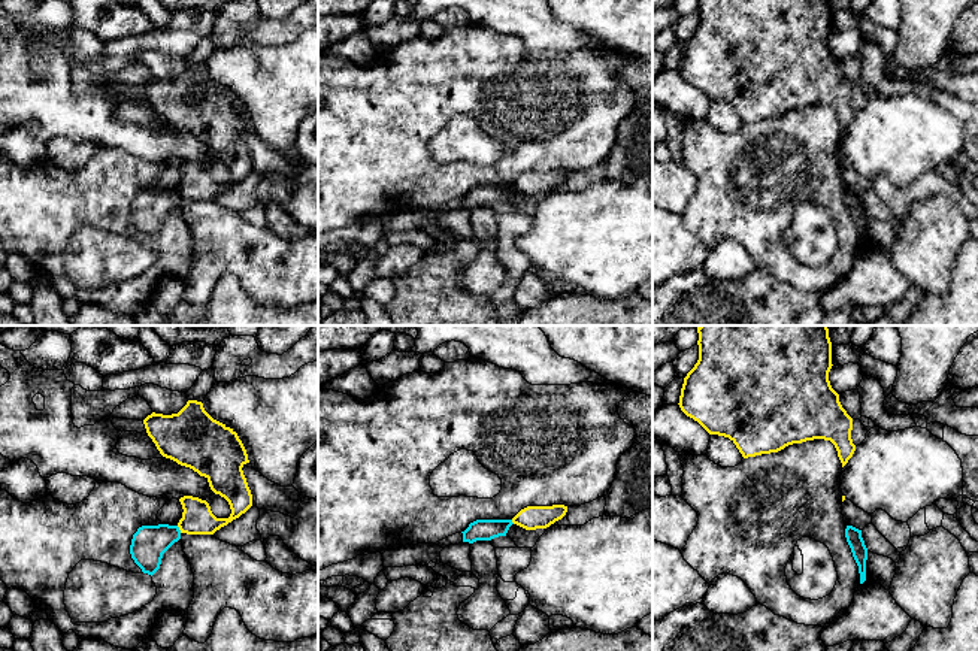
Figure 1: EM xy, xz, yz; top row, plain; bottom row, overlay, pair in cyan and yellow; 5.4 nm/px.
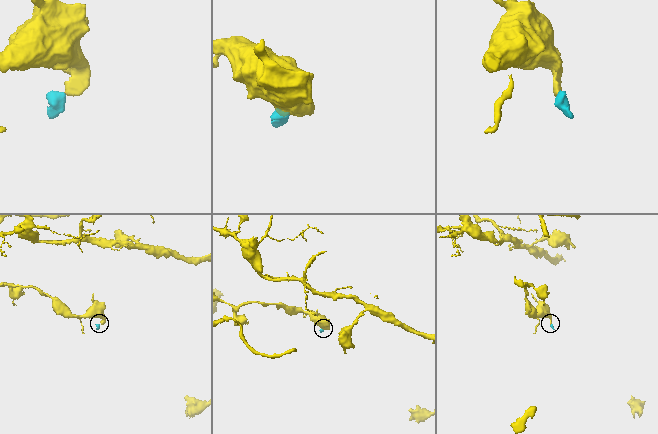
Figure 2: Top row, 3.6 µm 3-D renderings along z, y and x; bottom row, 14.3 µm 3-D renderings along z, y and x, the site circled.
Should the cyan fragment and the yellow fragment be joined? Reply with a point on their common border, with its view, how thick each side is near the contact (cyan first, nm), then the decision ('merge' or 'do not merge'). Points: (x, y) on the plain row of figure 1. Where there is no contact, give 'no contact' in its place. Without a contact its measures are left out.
contact xy (178, 194); calibres 190 and 170 nm; do not merge

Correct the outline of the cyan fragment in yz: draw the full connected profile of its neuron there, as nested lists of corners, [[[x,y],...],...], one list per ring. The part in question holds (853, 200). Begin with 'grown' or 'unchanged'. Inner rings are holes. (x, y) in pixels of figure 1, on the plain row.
unchanged | [[[847,191],[845,194],[845,203],[851,214],[853,222],[859,231],[860,239],[860,249],[866,246],[866,225],[868,225],[868,214],[865,211],[865,206],[862,203],[862,196]]]

